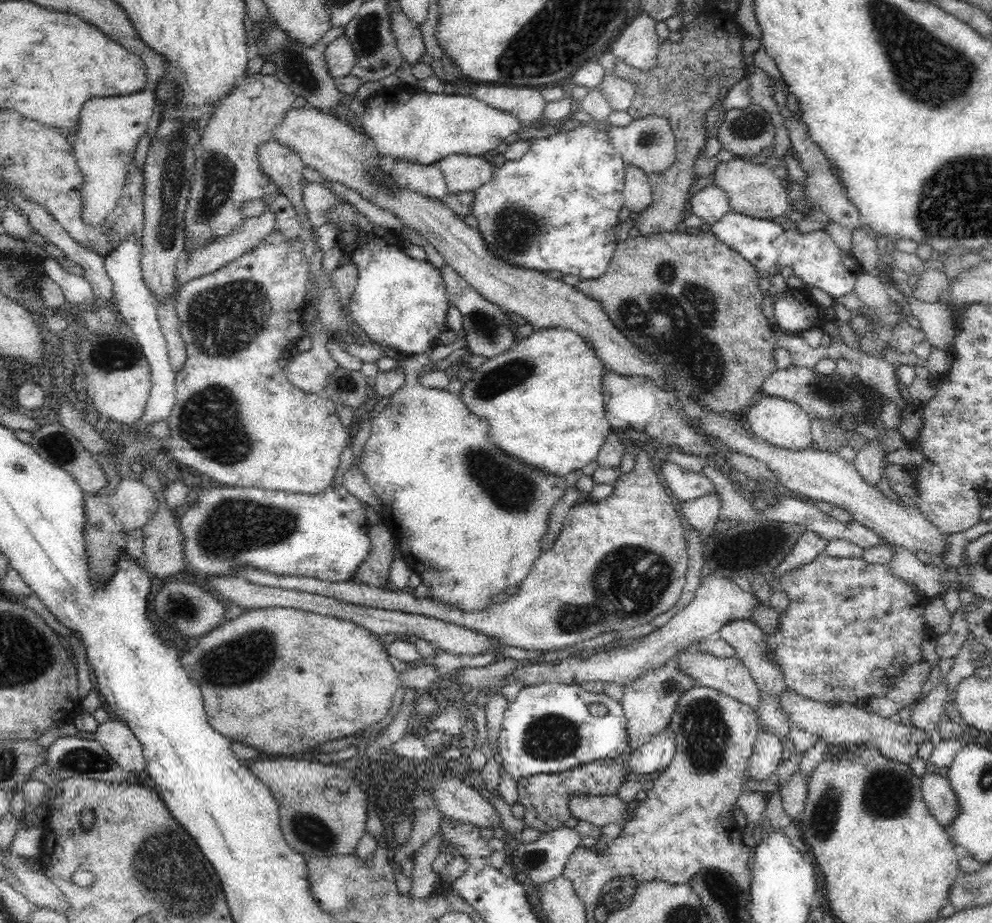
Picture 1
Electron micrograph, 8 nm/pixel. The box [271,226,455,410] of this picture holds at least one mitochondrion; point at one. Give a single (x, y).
(346, 384)

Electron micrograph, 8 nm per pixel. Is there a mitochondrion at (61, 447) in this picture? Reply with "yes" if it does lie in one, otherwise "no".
yes

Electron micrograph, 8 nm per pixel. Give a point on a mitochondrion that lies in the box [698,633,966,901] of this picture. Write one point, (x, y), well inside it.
(887, 793)

